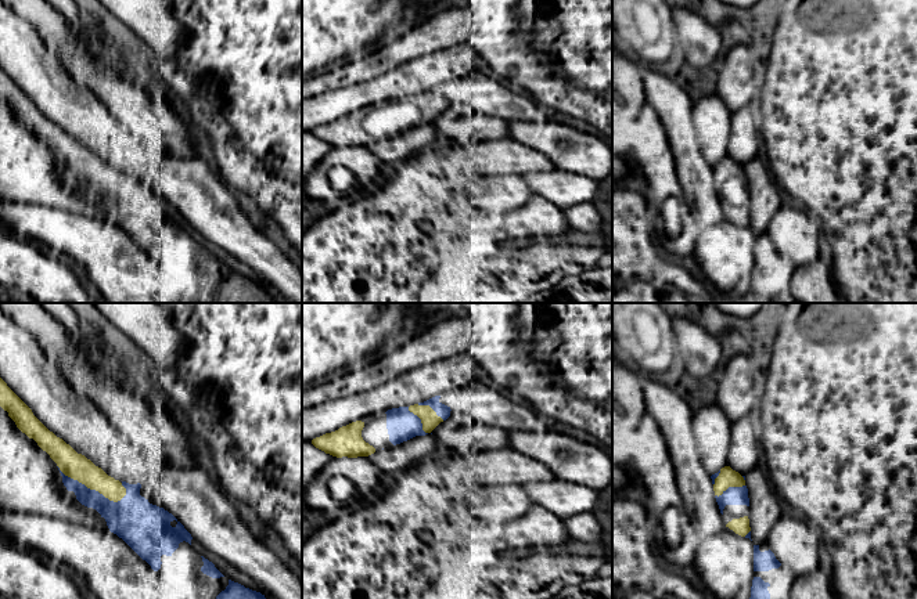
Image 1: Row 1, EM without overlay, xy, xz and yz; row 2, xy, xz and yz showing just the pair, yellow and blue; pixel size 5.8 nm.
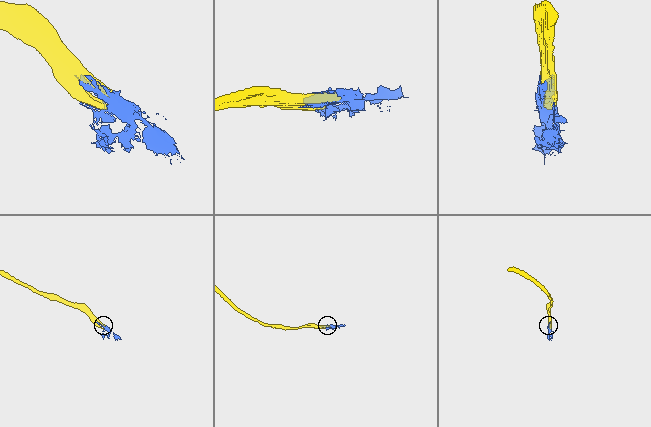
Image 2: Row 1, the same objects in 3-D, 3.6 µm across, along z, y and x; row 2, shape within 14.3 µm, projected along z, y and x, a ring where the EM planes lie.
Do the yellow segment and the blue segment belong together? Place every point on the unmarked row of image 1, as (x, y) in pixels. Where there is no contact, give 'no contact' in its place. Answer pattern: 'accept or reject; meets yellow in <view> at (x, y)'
accept; meets yellow in xy at (92, 179)

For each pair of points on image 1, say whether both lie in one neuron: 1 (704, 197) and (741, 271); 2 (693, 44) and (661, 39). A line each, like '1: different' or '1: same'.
1: different
2: different

